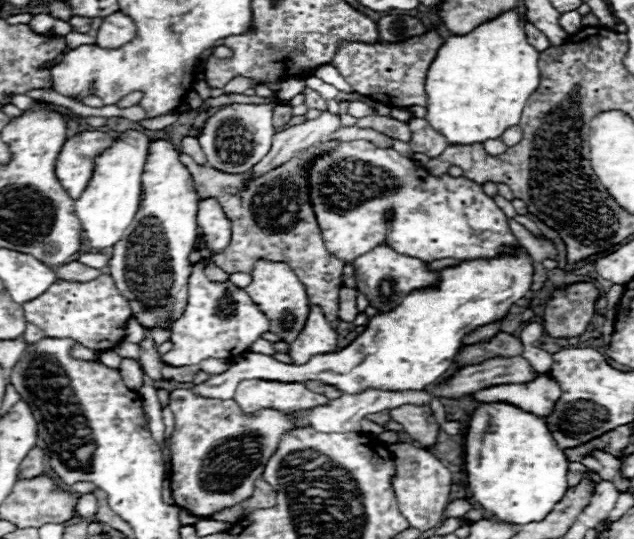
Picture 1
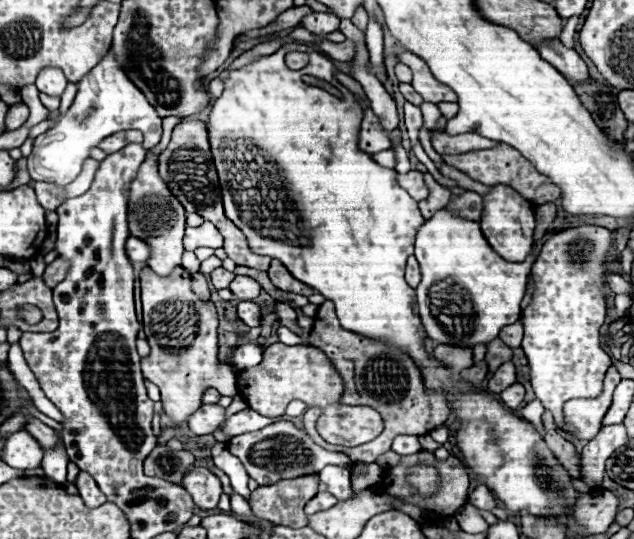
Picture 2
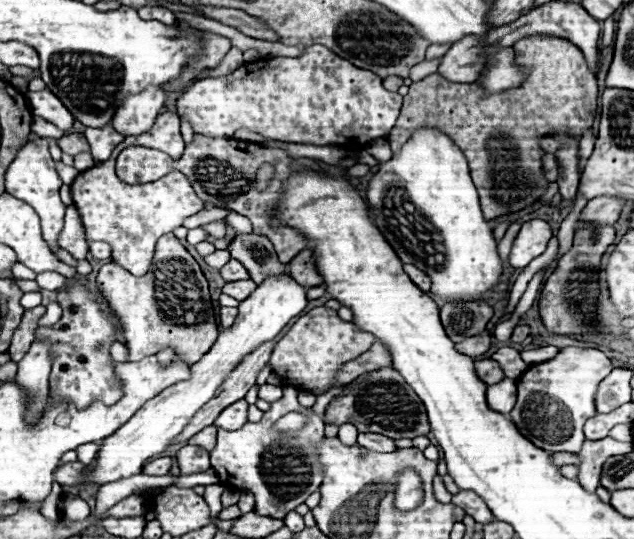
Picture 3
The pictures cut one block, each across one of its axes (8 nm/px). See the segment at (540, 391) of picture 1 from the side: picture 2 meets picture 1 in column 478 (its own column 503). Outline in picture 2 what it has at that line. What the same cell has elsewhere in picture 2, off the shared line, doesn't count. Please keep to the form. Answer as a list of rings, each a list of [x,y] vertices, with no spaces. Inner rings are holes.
[[[516,382],[516,384],[512,384],[506,392],[502,392],[500,398],[502,398],[502,402],[504,402],[508,408],[516,410],[516,408],[522,404],[522,400],[524,400],[524,386]]]

